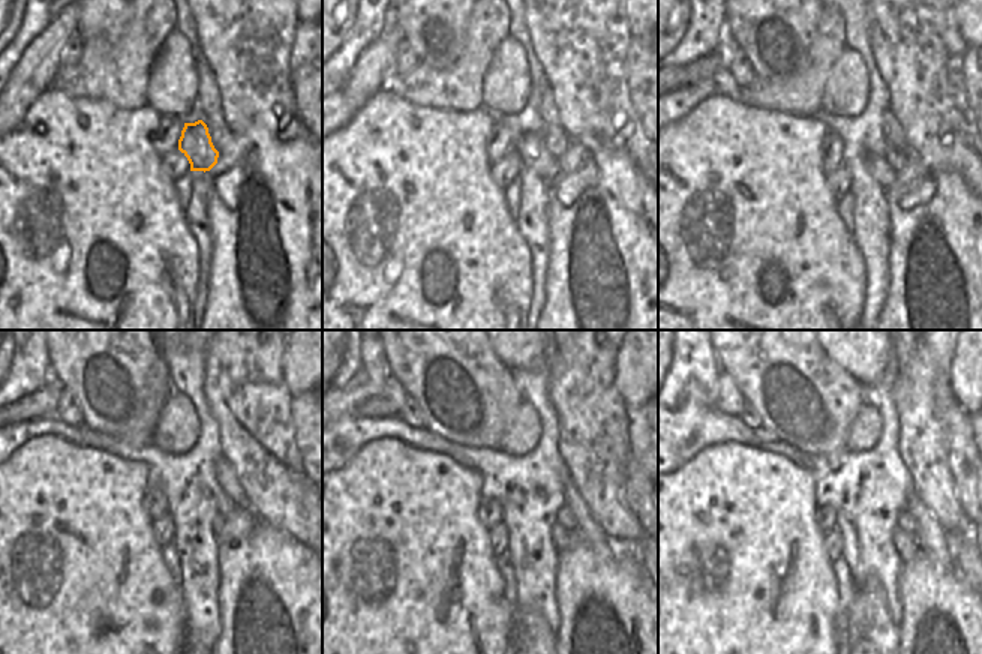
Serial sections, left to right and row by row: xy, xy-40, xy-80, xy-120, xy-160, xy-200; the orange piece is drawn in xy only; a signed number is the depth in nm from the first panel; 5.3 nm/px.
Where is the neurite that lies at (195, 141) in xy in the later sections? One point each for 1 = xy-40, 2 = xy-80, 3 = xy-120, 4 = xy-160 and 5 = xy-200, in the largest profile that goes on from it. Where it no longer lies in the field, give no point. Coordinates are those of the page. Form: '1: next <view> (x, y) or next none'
1: next xy-40 (534, 155)
2: next xy-80 (880, 168)
3: next xy-120 (218, 527)
4: next xy-160 (562, 539)
5: next xy-200 (906, 546)

